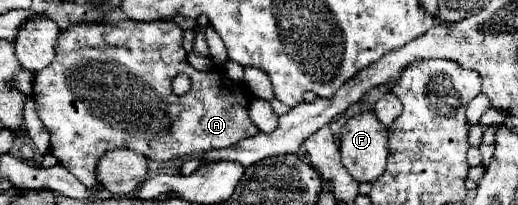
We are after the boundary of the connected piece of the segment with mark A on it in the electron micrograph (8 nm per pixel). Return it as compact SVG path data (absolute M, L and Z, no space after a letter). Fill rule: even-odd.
M121 21L115 25L79 23L61 31L55 61L35 73L33 99L43 125L51 133L51 155L67 167L87 189L99 187L95 175L99 159L107 151L131 149L151 161L173 161L185 155L205 153L209 149L225 149L237 141L257 135L259 129L249 117L251 95L237 81L229 81L225 71L197 71L187 63L183 49L183 31L173 21L135 23ZM177 73L191 77L191 89L185 95L175 95L171 79Z

